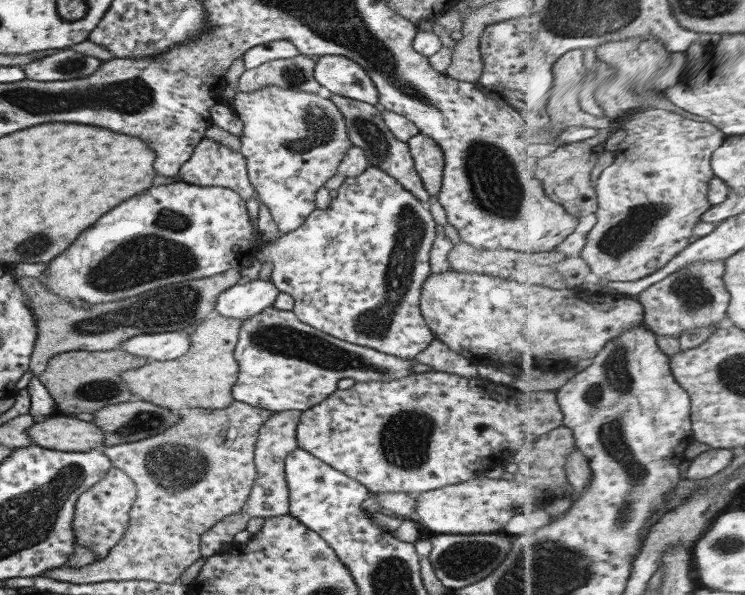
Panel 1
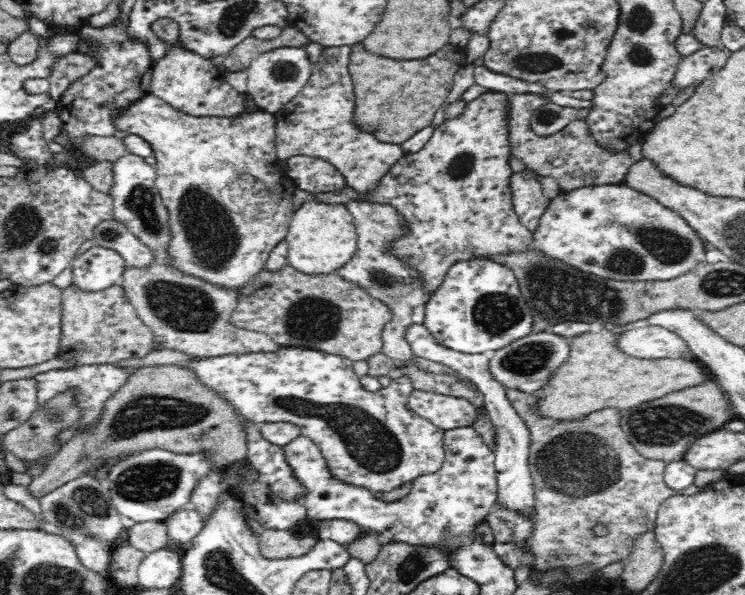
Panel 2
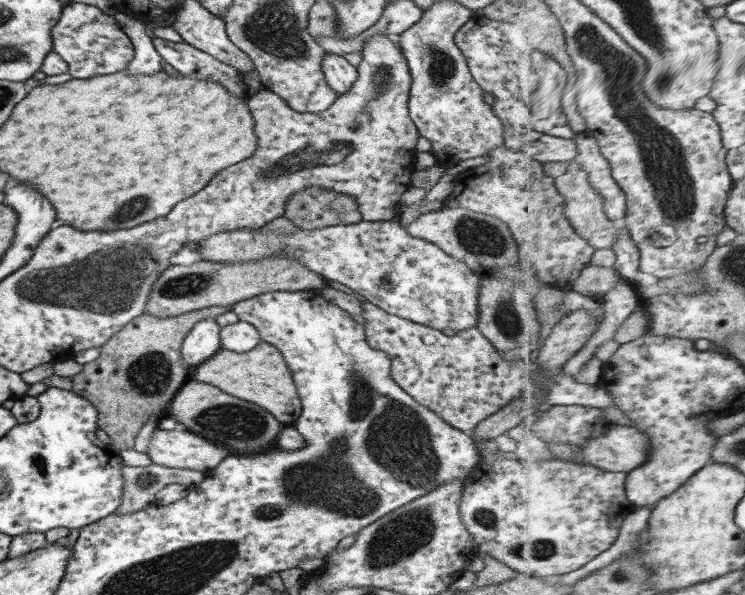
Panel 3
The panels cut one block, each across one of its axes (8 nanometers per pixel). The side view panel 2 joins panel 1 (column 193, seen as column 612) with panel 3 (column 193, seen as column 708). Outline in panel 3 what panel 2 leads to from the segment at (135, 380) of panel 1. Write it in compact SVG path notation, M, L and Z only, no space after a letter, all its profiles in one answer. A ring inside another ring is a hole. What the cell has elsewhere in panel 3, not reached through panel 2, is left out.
M260 341L251 351L239 353L220 348L189 375L190 380L213 384L220 390L238 396L242 400L254 402L276 416L282 424L294 424L301 415L302 403L293 381L291 370L288 368L282 353L269 342Z

